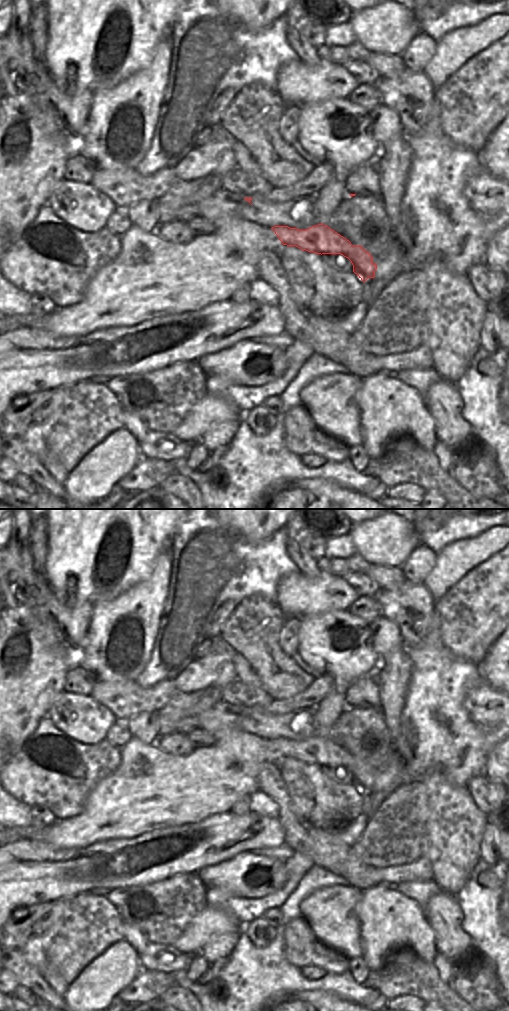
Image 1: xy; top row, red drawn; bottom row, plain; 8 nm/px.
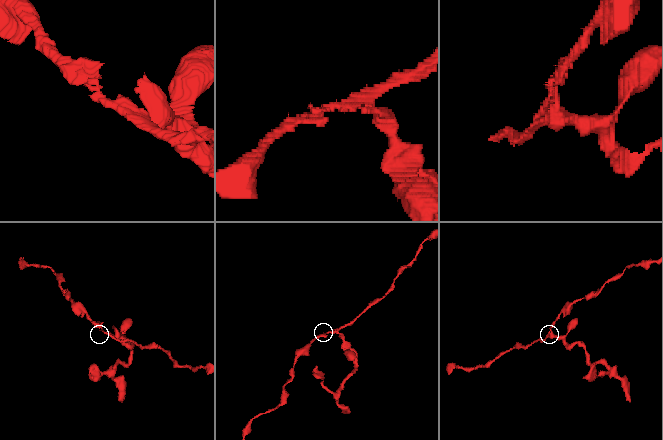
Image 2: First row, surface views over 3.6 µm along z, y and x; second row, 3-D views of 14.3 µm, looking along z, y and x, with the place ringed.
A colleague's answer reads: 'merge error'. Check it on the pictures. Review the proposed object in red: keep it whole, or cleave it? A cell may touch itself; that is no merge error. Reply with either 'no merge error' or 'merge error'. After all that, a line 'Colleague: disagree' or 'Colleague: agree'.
merge error
Colleague: agree

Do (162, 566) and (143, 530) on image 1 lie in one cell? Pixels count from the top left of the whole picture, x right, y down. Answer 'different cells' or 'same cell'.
different cells

